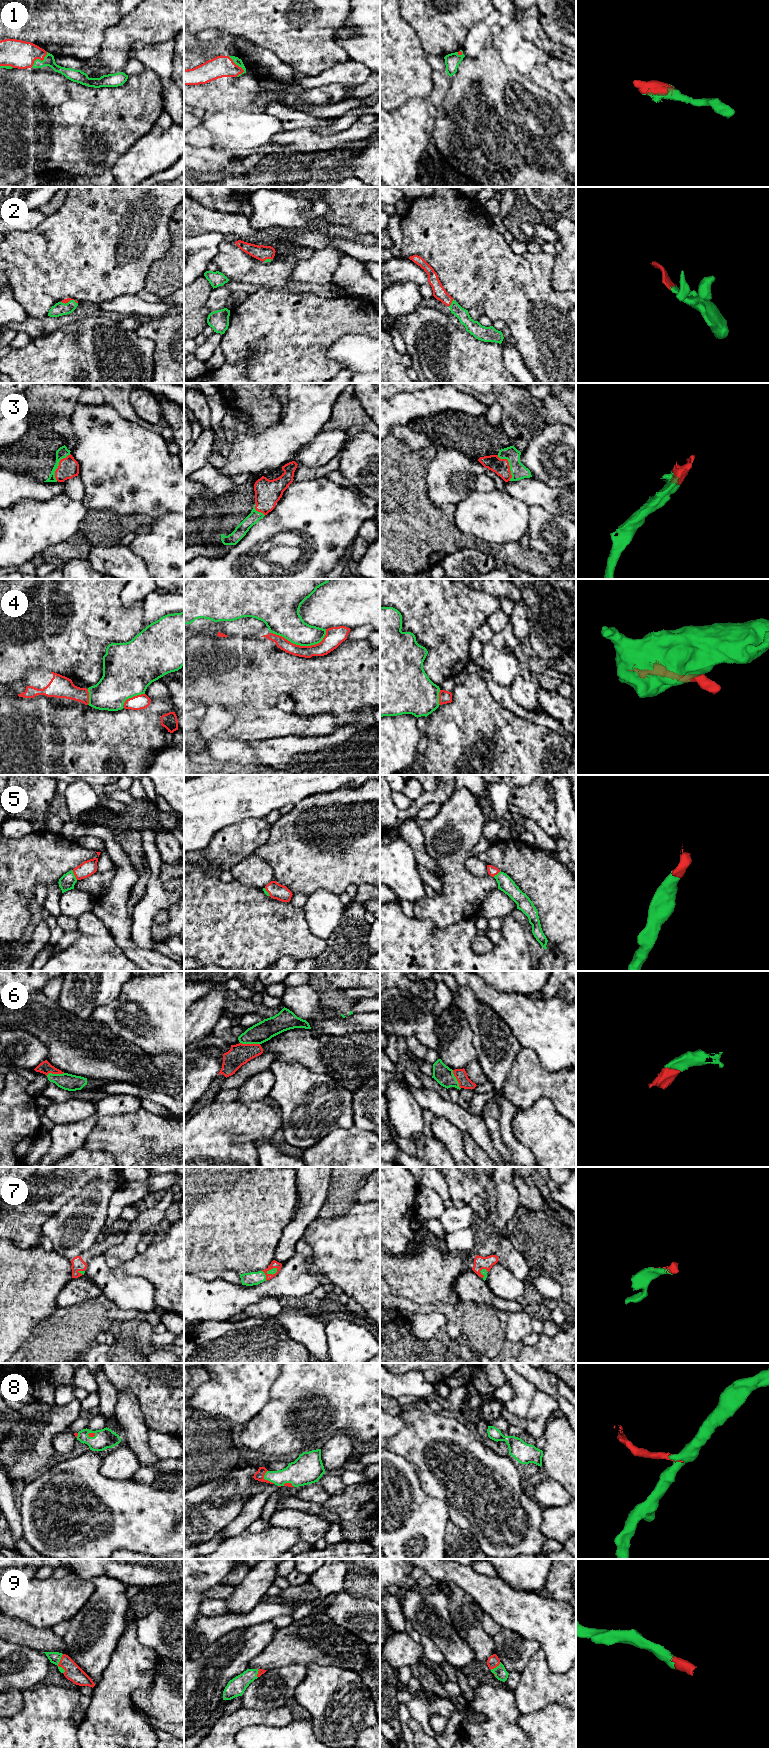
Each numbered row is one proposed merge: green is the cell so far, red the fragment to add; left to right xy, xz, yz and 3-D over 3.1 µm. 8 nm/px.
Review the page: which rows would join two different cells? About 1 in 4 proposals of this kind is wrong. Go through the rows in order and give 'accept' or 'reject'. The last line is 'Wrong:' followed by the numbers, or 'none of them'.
1: accept
2: accept
3: accept
4: reject
5: accept
6: accept
7: accept
8: accept
9: accept
Wrong: 4

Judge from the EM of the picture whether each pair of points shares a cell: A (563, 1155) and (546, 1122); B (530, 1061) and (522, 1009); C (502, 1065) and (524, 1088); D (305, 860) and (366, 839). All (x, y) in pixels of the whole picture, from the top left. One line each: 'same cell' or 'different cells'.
A: same cell
B: different cells
C: different cells
D: same cell

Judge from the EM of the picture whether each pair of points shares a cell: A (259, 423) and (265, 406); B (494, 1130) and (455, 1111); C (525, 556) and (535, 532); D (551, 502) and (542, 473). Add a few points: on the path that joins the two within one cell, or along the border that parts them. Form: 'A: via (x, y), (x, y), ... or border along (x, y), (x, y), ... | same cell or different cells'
A: via (260, 419), (263, 410) | same cell
B: border along (482, 1115), (490, 1141), (495, 1148) | different cells
C: border along (529, 546), (547, 555) | different cells
D: border along (531, 477), (541, 480), (551, 487), (565, 487) | different cells

